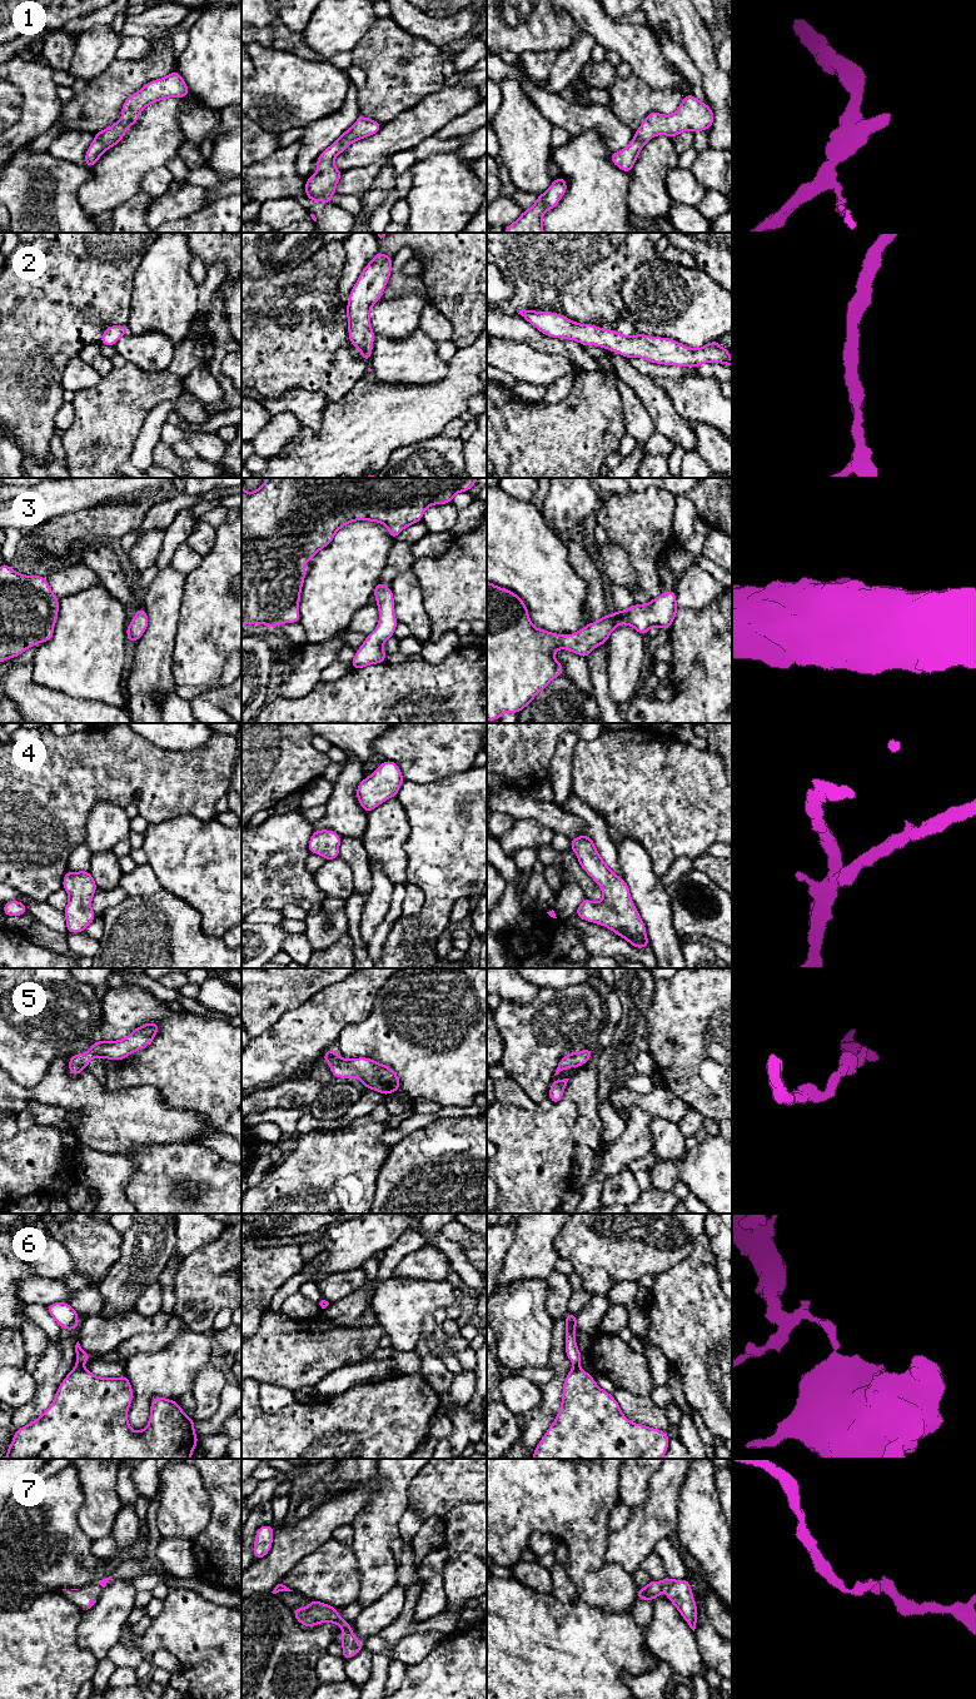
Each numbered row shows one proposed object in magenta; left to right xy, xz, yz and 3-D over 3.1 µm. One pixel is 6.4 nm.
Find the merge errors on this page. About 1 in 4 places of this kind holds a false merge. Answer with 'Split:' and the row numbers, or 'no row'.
Split: 6

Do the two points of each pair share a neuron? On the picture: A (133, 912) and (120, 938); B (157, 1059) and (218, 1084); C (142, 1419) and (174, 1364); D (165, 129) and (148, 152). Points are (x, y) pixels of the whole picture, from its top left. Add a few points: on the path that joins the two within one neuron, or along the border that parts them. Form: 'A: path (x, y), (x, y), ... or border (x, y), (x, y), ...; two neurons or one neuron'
A: path (133, 918), (133, 926), (127, 932); one neuron
B: path (172, 1062), (194, 1062), (203, 1069); one neuron
C: path (142, 1405), (142, 1396), (160, 1378); one neuron
D: path (160, 134), (148, 147); one neuron

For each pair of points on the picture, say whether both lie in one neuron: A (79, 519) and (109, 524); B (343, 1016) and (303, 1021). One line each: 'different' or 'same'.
A: same
B: same

